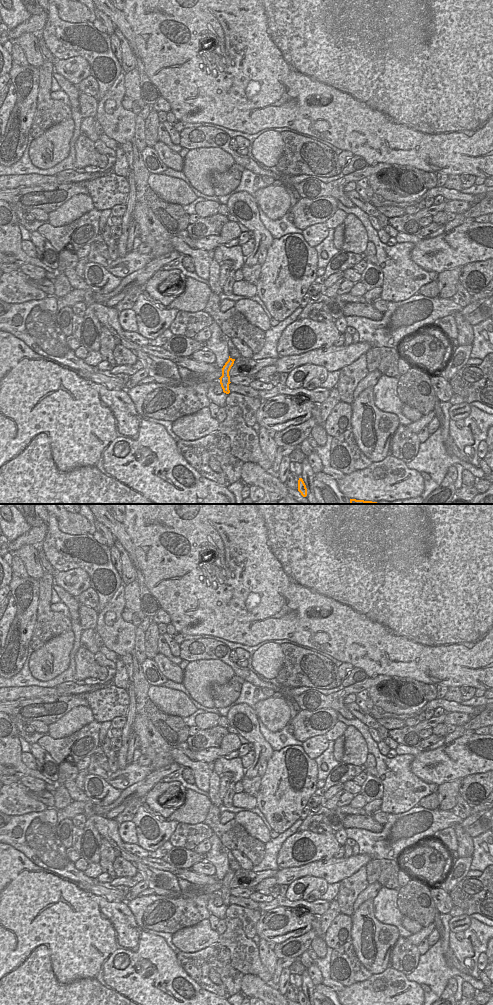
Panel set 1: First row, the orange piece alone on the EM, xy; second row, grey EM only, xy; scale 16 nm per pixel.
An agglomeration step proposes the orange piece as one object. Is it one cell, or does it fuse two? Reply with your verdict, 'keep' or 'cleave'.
keep

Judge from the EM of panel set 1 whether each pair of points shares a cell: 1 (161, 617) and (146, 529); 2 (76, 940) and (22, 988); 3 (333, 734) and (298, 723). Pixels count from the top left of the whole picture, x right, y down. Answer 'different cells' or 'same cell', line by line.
1: different cells
2: same cell
3: different cells

